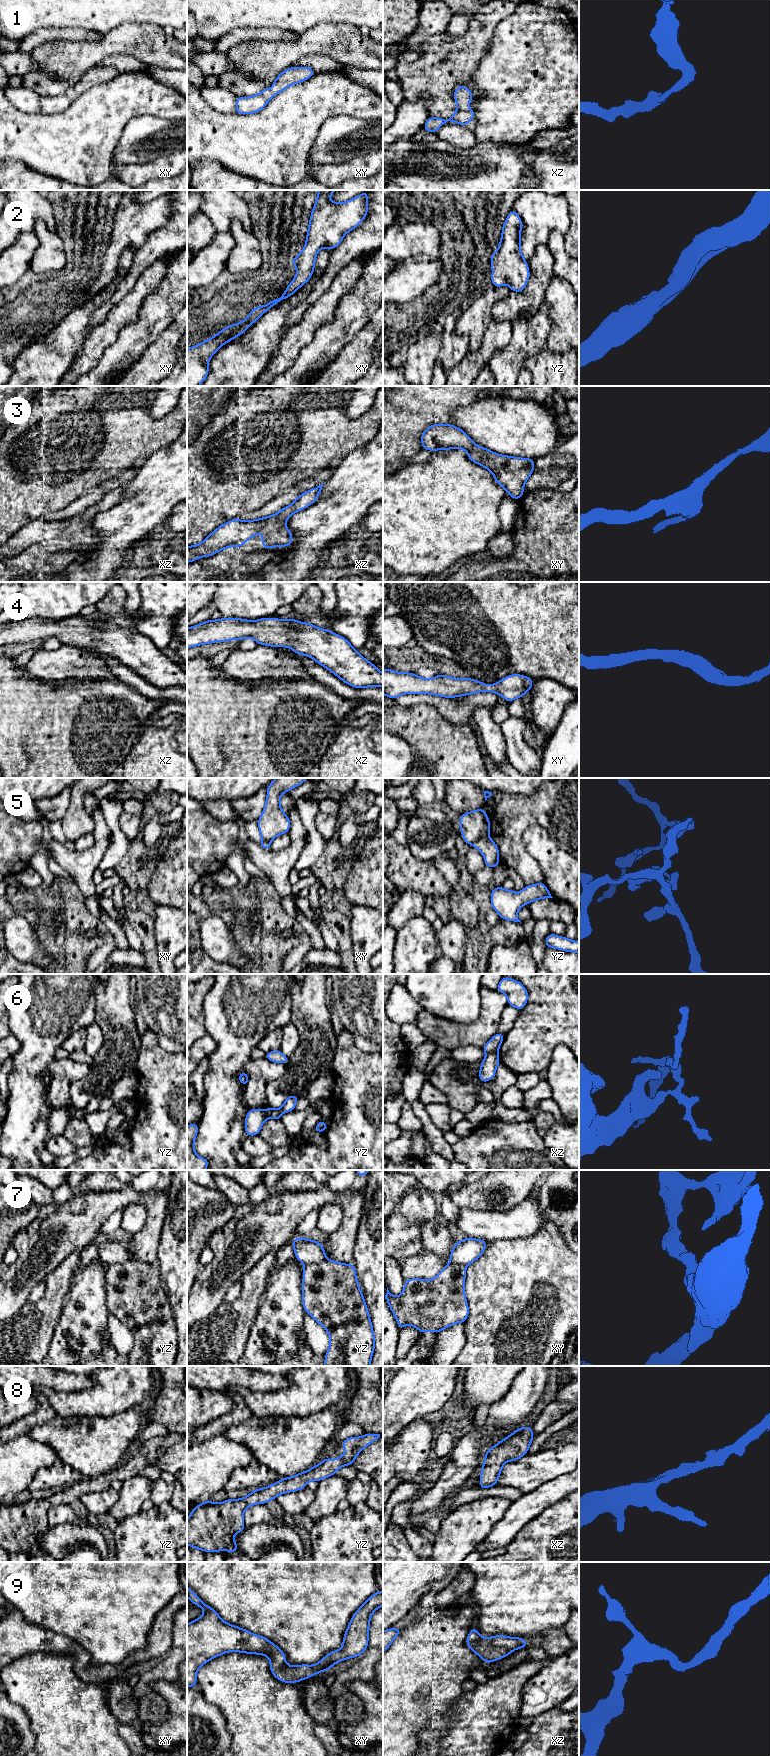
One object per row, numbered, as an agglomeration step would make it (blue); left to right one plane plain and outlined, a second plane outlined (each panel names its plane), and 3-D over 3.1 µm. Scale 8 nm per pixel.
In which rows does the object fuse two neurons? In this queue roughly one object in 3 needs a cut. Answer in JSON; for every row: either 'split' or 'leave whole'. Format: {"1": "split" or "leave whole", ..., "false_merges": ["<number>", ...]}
{"1": "leave whole", "2": "leave whole", "3": "leave whole", "4": "leave whole", "5": "split", "6": "split", "7": "split", "8": "leave whole", "9": "leave whole", "false_merges": ["5", "6", "7"]}

